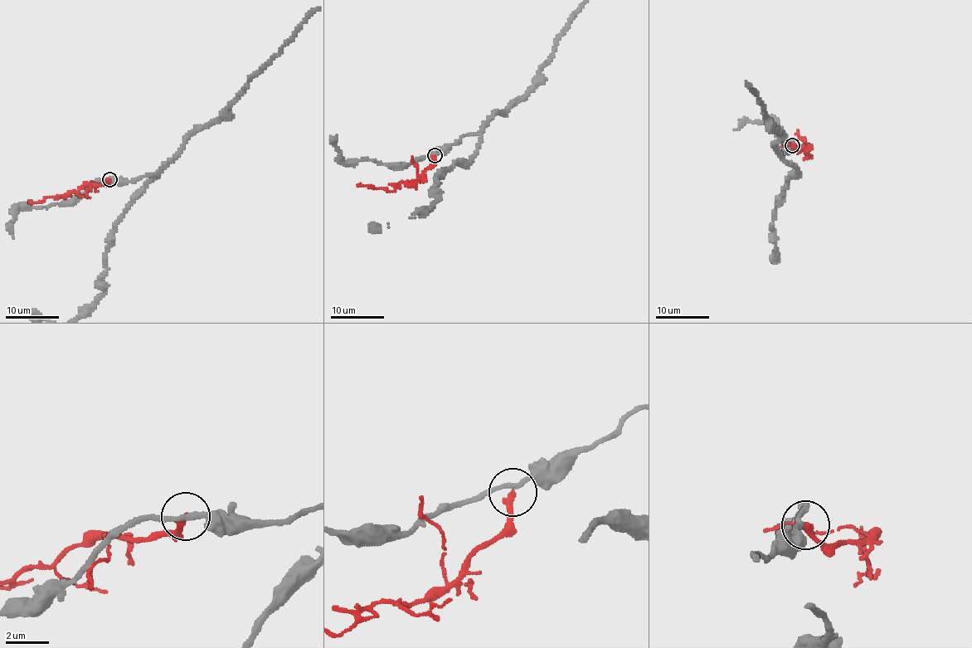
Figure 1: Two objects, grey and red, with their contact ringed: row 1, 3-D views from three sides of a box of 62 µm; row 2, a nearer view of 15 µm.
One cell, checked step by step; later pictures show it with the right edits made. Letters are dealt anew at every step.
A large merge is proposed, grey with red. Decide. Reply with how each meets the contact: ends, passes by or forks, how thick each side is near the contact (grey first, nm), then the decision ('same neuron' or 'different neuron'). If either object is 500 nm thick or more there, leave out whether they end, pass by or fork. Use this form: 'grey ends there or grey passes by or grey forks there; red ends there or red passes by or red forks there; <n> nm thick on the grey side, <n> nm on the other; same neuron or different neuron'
grey passes by; red ends there; 220 nm thick on the grey side, 280 nm on the other; different neuron

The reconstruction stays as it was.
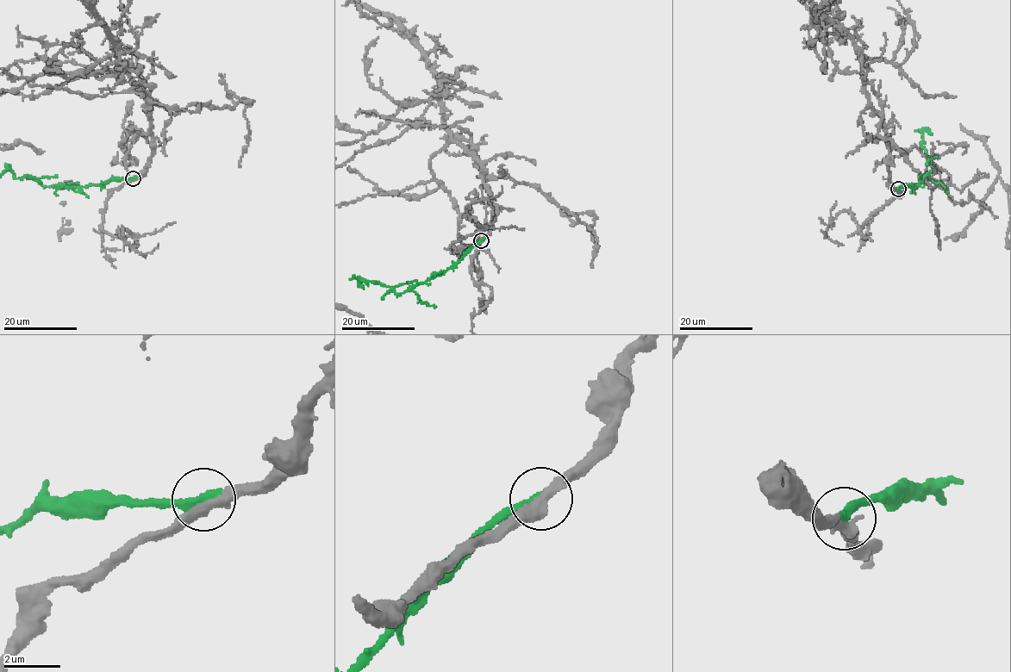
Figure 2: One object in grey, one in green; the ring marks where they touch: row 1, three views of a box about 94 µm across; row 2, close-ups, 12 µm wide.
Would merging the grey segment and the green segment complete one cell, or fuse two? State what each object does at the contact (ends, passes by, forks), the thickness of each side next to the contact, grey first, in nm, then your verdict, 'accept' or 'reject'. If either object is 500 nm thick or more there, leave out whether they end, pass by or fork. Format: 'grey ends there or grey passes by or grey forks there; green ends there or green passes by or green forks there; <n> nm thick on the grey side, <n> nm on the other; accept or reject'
grey passes by; green ends there; 360 nm thick on the grey side, 360 nm on the other; accept

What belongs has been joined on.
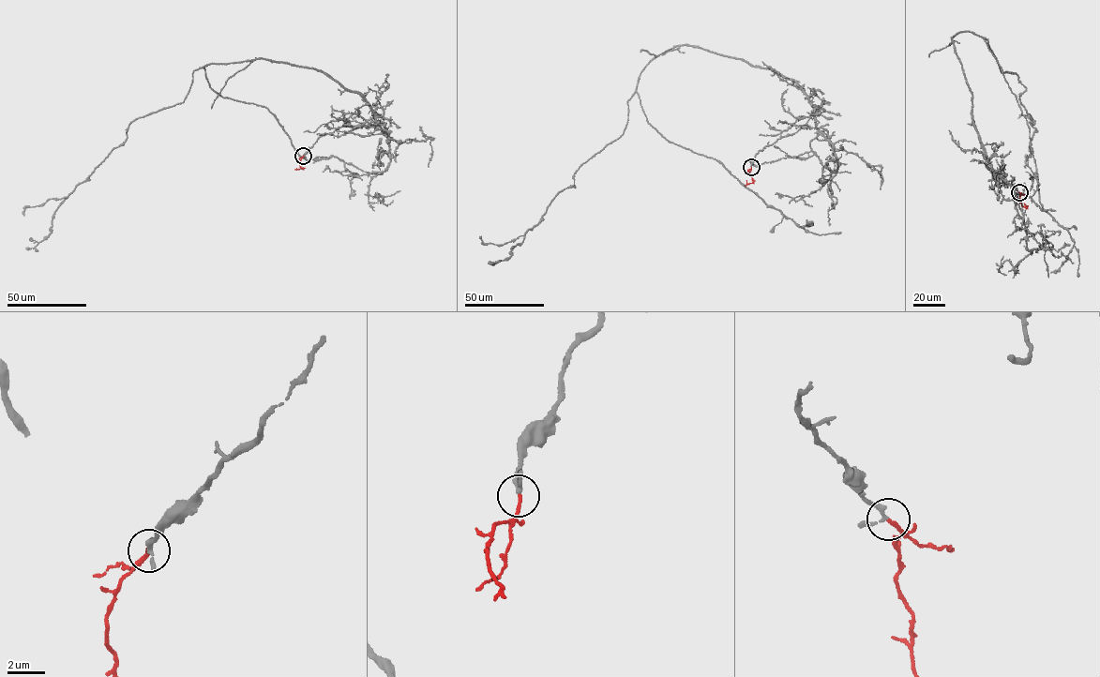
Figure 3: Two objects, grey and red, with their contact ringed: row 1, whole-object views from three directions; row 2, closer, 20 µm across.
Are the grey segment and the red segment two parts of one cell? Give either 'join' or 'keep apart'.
join

